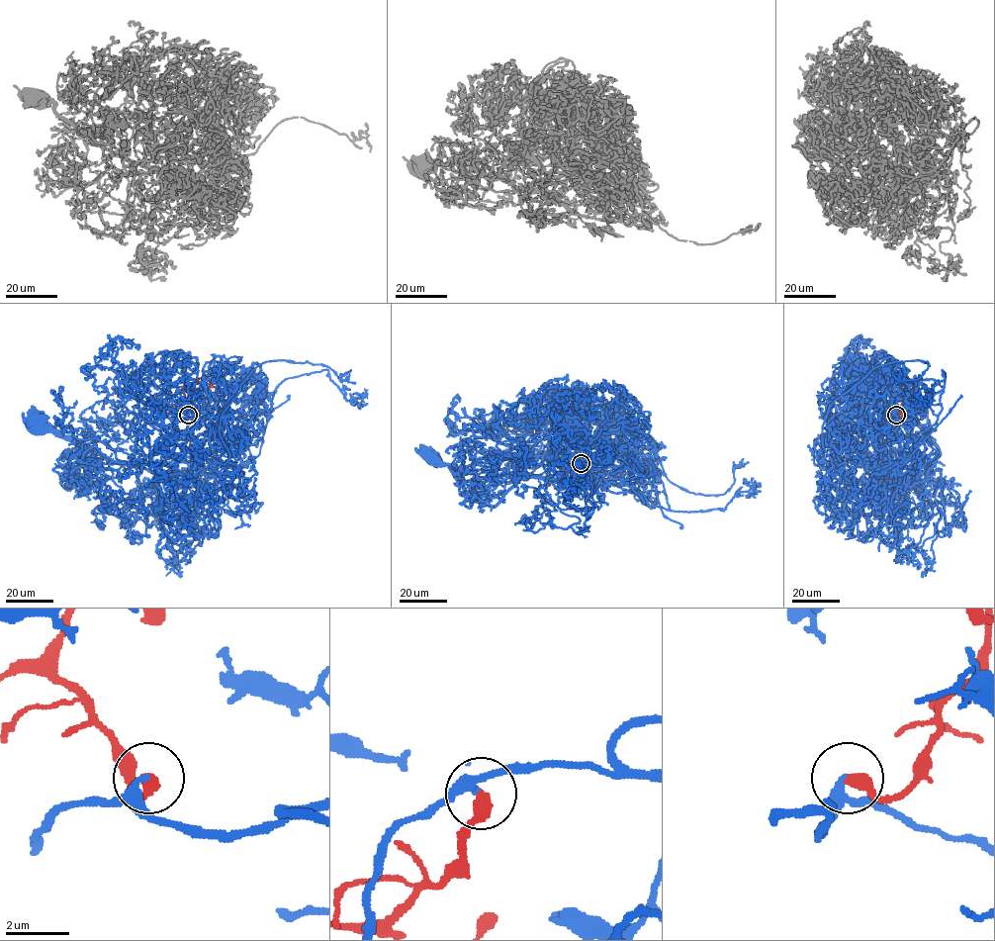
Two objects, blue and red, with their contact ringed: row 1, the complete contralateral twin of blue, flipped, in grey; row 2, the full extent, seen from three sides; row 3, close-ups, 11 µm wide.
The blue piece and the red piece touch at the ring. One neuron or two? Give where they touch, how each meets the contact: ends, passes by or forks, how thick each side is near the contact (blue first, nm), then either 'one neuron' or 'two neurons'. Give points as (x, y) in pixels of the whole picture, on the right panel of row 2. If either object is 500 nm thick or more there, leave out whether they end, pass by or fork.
at (896, 415); blue passes by; red ends there; 200 nm thick on the blue side, 400 nm on the other; one neuron

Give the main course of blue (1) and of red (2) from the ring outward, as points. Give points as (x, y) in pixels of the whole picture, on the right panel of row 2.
1: (897, 415), (895, 424), (913, 444), (912, 472), (939, 454), (930, 441), (899, 435), (889, 424)
2: (897, 415), (900, 417), (906, 407), (908, 389), (903, 391), (906, 376), (908, 387)

